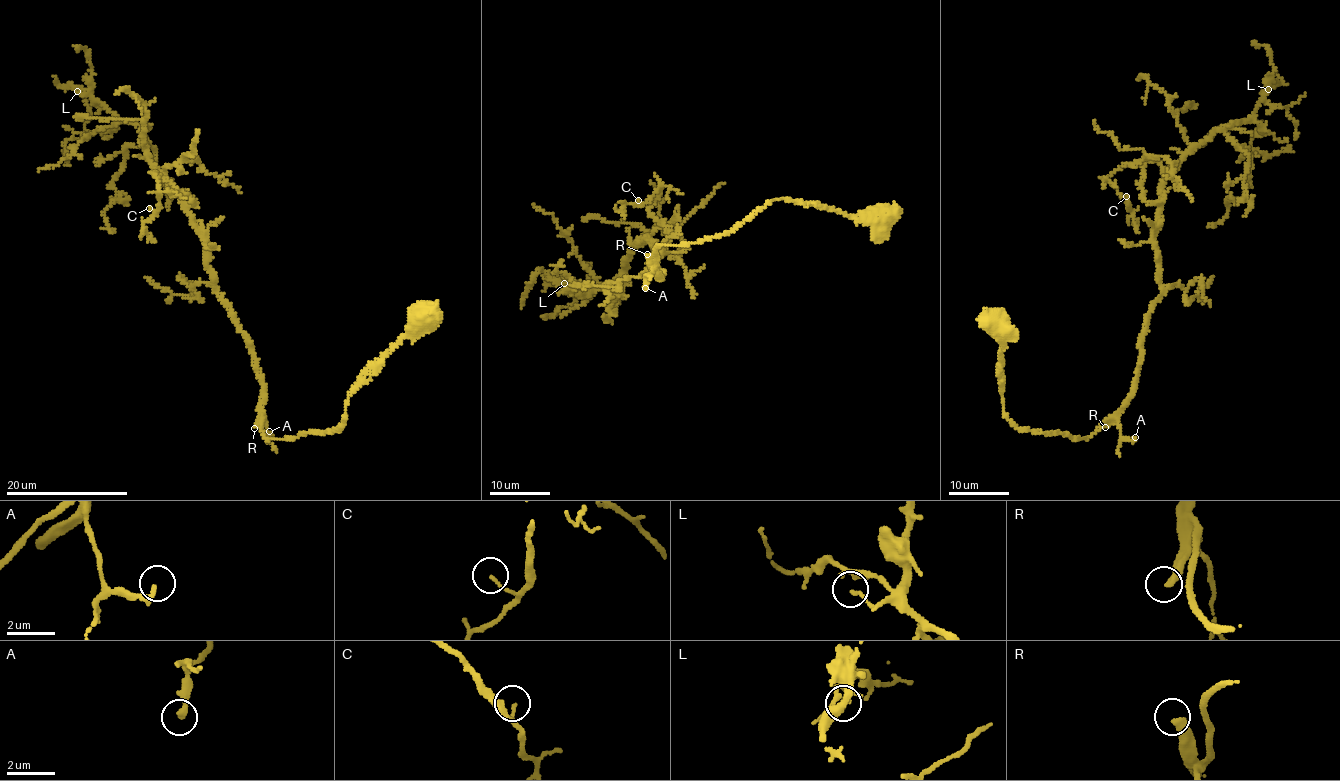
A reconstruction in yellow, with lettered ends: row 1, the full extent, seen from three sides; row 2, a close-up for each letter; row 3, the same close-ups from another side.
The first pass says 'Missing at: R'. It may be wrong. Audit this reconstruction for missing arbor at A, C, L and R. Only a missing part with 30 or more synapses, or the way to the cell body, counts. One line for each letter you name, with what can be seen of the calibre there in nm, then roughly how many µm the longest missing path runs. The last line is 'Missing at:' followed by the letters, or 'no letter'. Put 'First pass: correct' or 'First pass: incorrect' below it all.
R: Thickness 360 nm. Missing length about 250 µm
Missing at: R
First pass: correct

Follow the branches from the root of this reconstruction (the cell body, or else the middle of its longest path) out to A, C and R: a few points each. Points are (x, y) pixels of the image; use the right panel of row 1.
A: (995, 317), (1006, 321), (997, 333), (1004, 416), (1021, 429), (1080, 439), (1110, 419), (1124, 438), (1135, 437)
C: (995, 317), (1013, 423), (1080, 439), (1119, 410), (1161, 289), (1161, 204), (1138, 162), (1108, 178), (1126, 196)
R: (995, 317), (1006, 321), (997, 333), (1004, 416), (1021, 429), (1075, 438), (1109, 419), (1105, 427)

